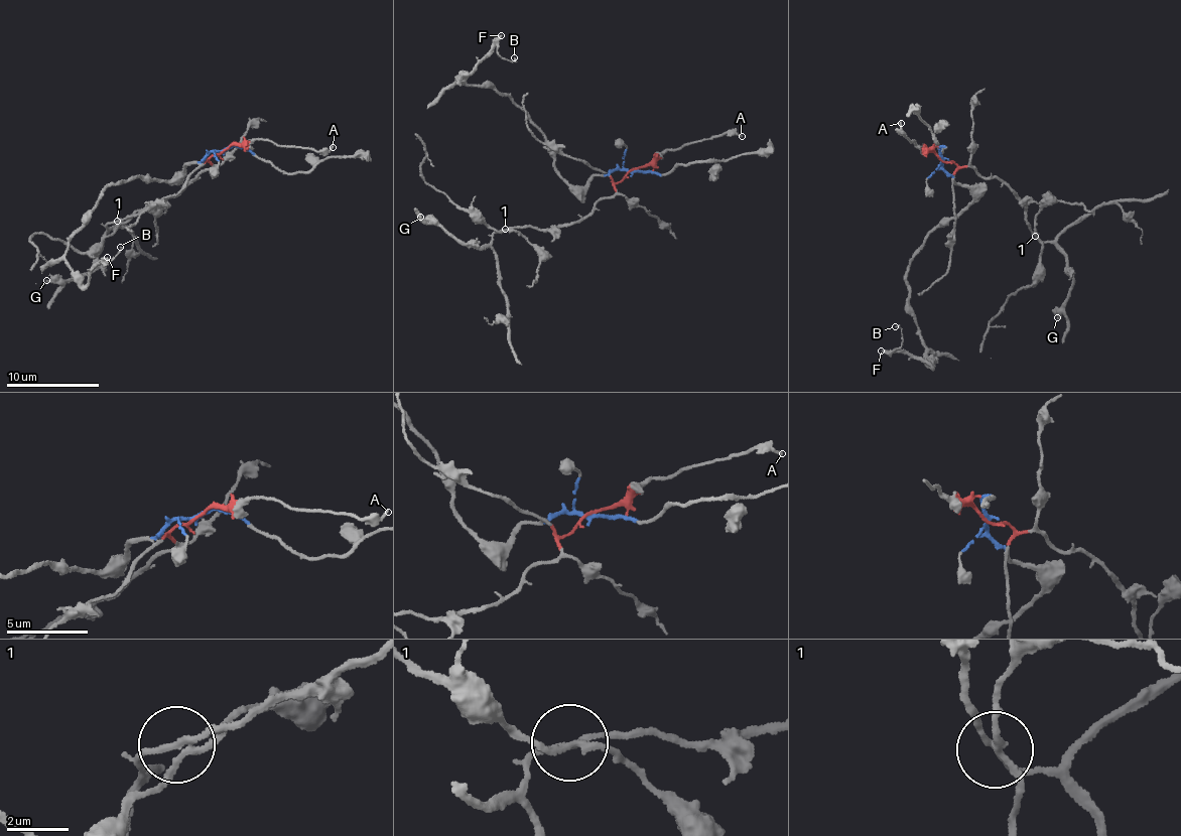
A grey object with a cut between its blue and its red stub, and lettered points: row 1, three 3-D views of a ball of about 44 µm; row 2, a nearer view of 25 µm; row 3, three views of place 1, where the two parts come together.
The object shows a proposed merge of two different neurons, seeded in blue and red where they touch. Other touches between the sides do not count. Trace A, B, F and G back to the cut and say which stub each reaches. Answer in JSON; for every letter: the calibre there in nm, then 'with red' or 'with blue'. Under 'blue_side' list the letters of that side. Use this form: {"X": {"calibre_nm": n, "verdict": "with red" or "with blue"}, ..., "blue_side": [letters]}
{"A": {"calibre_nm": 220, "verdict": "with red"}, "B": {"calibre_nm": 120, "verdict": "with blue"}, "F": {"calibre_nm": 360, "verdict": "with blue"}, "G": {"calibre_nm": 170, "verdict": "with red"}, "blue_side": ["B", "F"]}

